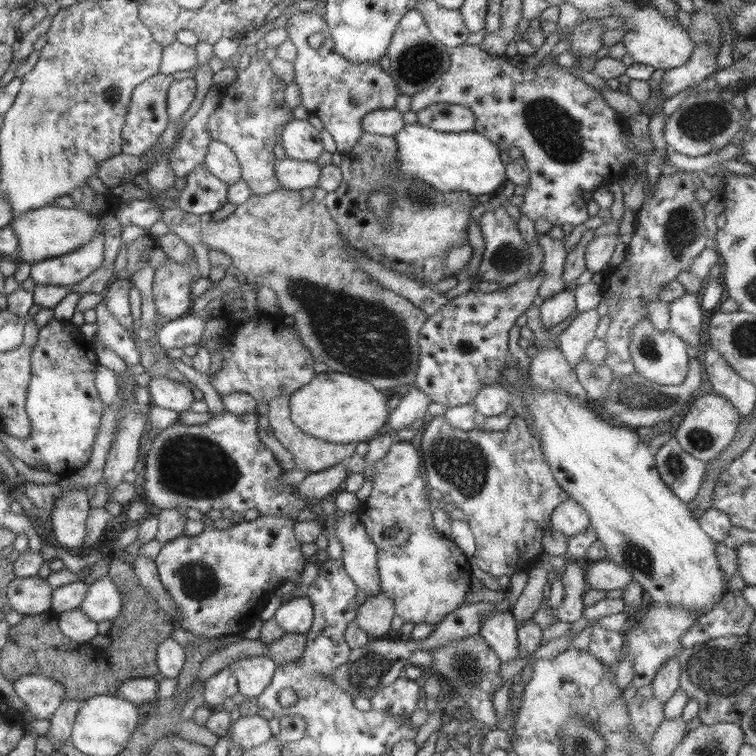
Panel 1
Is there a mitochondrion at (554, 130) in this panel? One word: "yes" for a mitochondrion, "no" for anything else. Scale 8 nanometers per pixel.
yes

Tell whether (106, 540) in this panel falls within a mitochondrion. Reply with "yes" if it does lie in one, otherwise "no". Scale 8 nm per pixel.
no

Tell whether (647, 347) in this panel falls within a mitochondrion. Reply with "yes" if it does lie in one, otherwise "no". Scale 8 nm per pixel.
yes

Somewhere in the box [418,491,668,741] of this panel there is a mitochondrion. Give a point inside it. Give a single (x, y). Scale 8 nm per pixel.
(635, 555)

